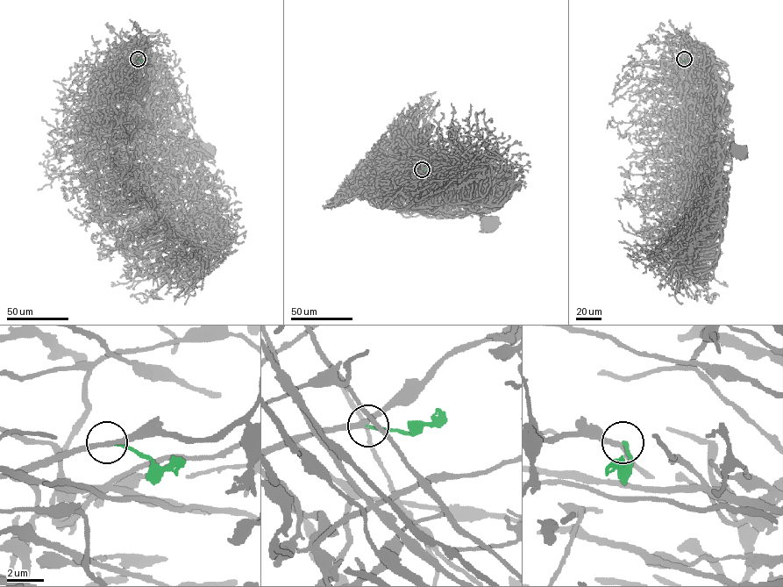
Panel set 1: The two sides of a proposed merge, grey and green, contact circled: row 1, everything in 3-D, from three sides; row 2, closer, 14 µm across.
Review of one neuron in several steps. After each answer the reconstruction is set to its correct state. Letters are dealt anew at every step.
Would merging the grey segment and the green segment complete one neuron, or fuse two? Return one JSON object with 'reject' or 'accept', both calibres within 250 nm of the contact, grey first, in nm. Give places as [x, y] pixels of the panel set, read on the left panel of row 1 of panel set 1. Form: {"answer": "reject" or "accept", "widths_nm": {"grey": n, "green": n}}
{"answer": "accept", "widths_nm": {"grey": 280, "green": 200}}

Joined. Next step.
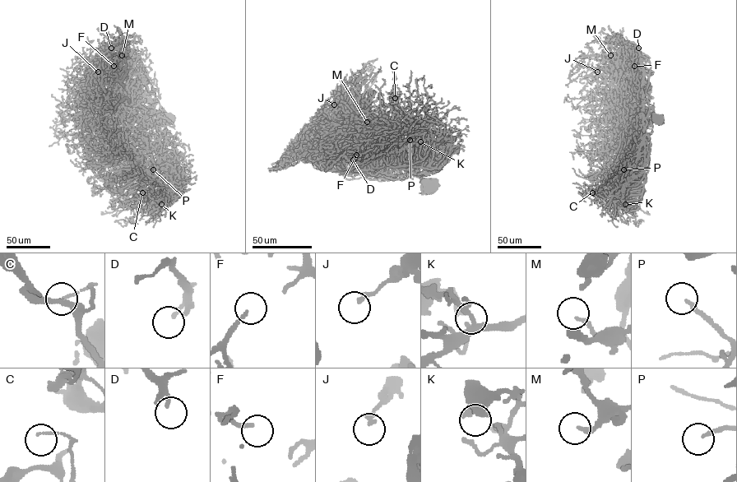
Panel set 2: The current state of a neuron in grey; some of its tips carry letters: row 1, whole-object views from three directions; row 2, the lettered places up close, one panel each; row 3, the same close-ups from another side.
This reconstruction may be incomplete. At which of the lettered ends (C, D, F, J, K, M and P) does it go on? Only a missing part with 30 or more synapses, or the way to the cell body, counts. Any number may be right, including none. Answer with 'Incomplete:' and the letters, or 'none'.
Incomplete: F

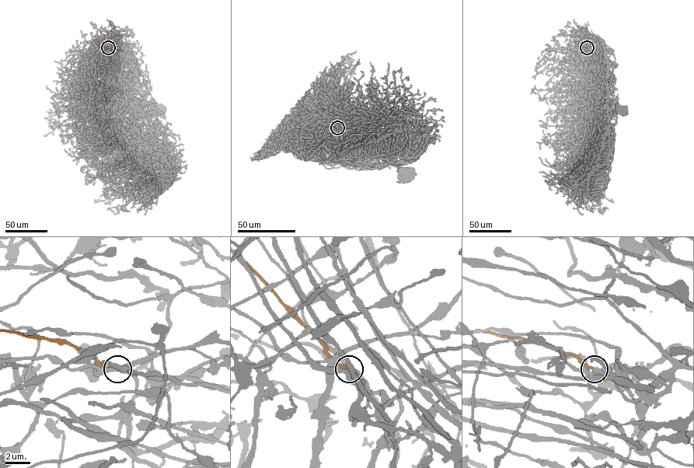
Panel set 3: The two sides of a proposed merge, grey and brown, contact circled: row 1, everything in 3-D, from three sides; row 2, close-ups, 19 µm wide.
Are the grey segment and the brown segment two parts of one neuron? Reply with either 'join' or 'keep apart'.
join

